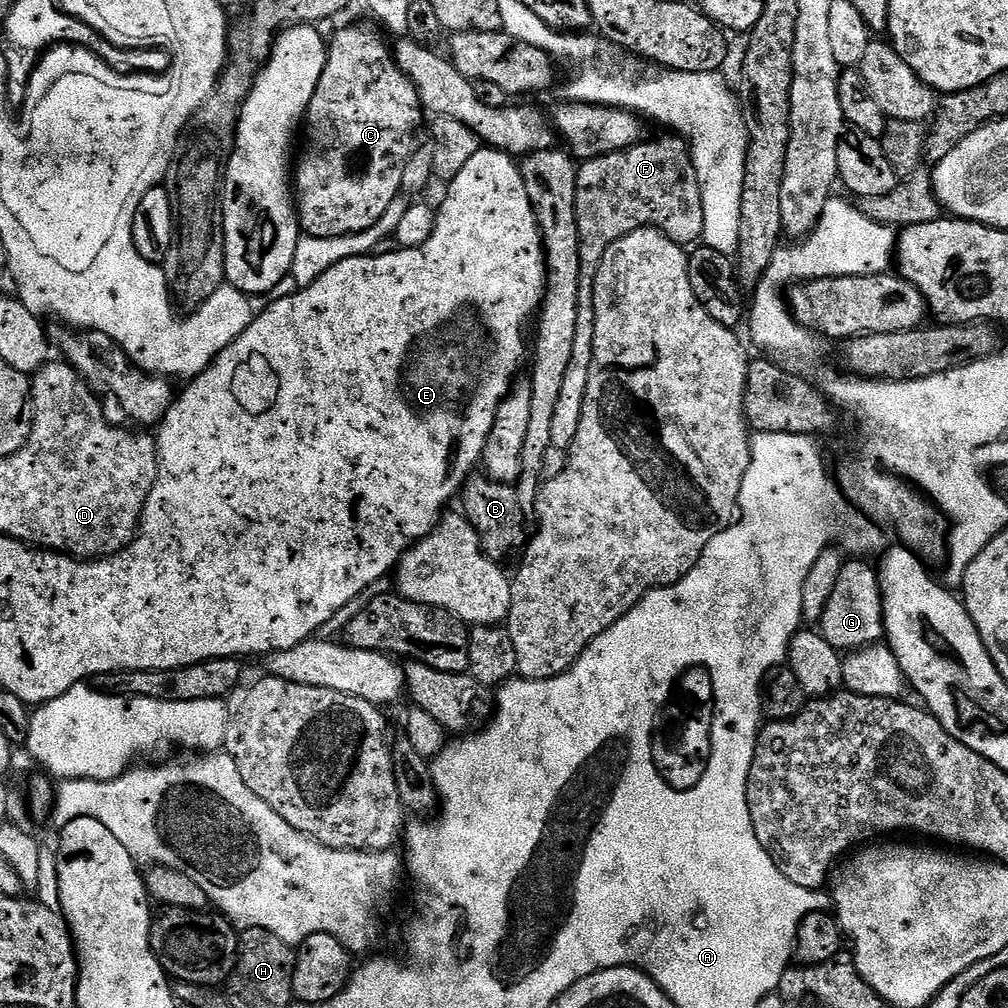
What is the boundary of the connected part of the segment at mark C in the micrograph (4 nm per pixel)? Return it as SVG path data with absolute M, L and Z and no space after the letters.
M352 24L349 28L340 28L333 34L332 40L327 41L328 61L322 70L322 78L318 78L318 86L314 90L314 98L310 98L308 115L302 124L302 140L304 136L304 153L299 153L298 163L294 168L294 196L298 201L298 219L303 235L314 238L338 238L339 236L353 236L362 230L370 230L380 220L384 219L386 210L397 203L401 195L402 174L406 169L406 164L410 156L417 148L418 137L416 131L420 128L420 123L426 119L426 113L420 102L420 95L415 86L410 82L410 78L396 64L396 58L390 44L387 44L378 33L372 28L367 28L364 24Z

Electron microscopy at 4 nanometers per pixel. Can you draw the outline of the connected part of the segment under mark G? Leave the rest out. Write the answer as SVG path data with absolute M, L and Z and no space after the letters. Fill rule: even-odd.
M852 558L840 565L838 586L834 586L834 594L824 611L824 618L818 625L821 636L830 642L830 646L847 654L858 648L868 648L879 644L885 639L884 614L880 606L880 589L878 587L878 572L860 558Z

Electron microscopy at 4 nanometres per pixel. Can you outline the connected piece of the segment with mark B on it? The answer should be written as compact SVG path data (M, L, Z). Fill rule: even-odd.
M473 474L468 477L462 489L464 508L462 515L474 526L478 534L478 542L482 550L490 559L504 562L507 556L512 556L521 551L530 539L530 531L524 525L525 513L520 510L518 494L515 487L503 484L497 480L489 480L487 475Z

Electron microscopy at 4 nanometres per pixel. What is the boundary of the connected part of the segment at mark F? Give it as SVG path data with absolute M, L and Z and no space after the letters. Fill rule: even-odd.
M664 134L661 140L645 139L621 152L611 152L593 160L585 160L576 169L578 190L576 191L576 213L578 214L578 238L580 239L580 265L582 278L578 286L578 330L574 330L574 358L570 358L570 370L562 381L562 391L558 398L557 413L554 414L552 429L553 448L571 449L578 434L578 424L582 422L582 406L586 398L586 384L590 382L592 365L592 339L594 338L594 306L592 295L596 285L598 266L606 250L618 238L639 228L656 228L675 244L692 246L703 237L704 219L702 218L702 190L698 182L696 167L692 161L689 141L676 134Z

